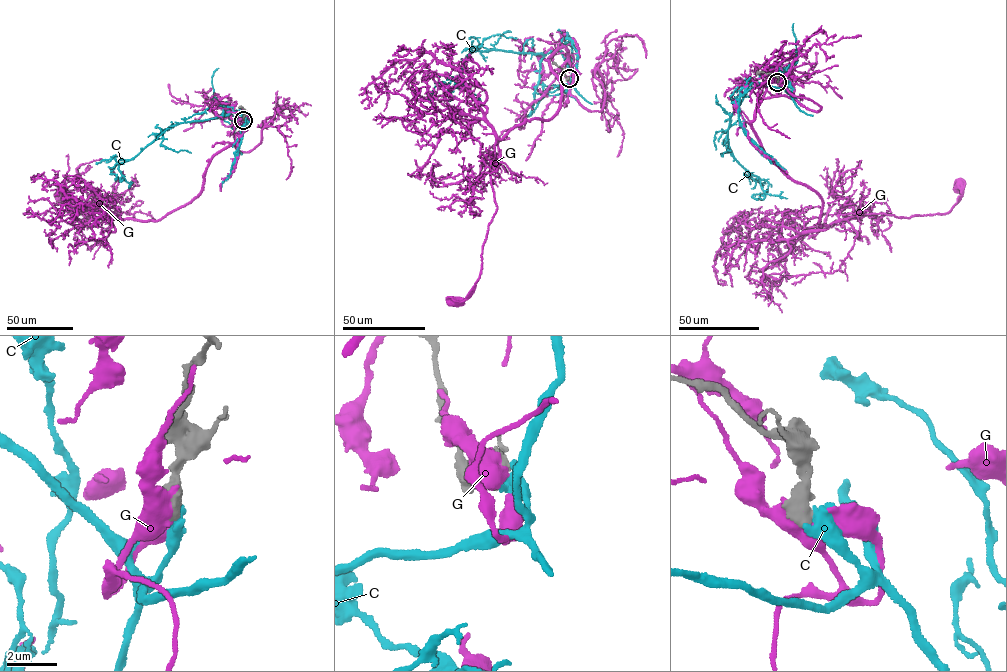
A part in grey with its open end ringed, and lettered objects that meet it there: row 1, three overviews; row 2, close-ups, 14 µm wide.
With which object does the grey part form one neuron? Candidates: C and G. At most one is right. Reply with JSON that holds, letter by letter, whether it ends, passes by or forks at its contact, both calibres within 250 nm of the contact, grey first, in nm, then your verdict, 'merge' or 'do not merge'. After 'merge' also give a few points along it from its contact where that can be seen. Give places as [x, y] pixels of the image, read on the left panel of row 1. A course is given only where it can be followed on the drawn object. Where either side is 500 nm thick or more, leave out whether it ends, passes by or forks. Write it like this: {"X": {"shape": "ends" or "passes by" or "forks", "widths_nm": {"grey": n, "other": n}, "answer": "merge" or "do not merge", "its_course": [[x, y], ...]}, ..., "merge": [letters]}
{"C": {"widths_nm": {"grey": 600, "other": 650}, "answer": "do not merge"}, "G": {"widths_nm": {"grey": 750, "other": 800}, "answer": "do not merge"}, "merge": []}

